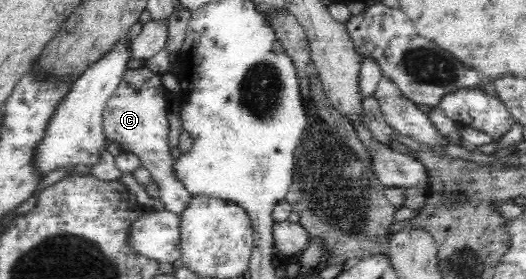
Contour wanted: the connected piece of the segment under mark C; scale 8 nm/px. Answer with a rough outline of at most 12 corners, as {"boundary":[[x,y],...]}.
{"boundary":[[126,69],[103,110],[106,139],[151,172],[165,210],[193,197],[175,177],[161,75]]}

